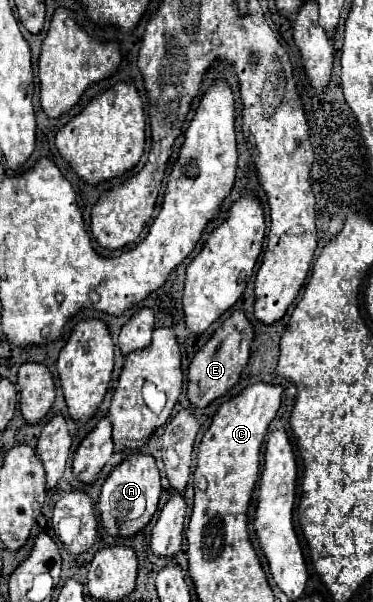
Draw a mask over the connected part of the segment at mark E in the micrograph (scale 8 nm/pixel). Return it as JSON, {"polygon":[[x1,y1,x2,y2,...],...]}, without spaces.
{"polygon":[[238,309,212,333,212,337,204,343,204,347,198,349,188,367,188,399,196,407,206,407,210,401,222,397,228,389,232,389,238,383,240,373,250,357,252,339,254,339,254,325,248,321,246,313]]}

